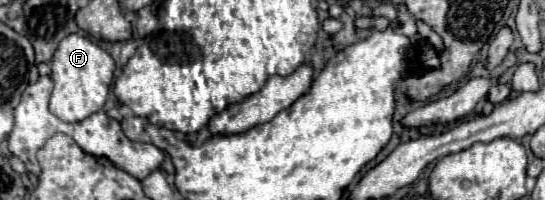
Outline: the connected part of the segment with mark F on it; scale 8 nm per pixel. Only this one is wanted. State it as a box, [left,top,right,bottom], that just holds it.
[50,34,114,122]

